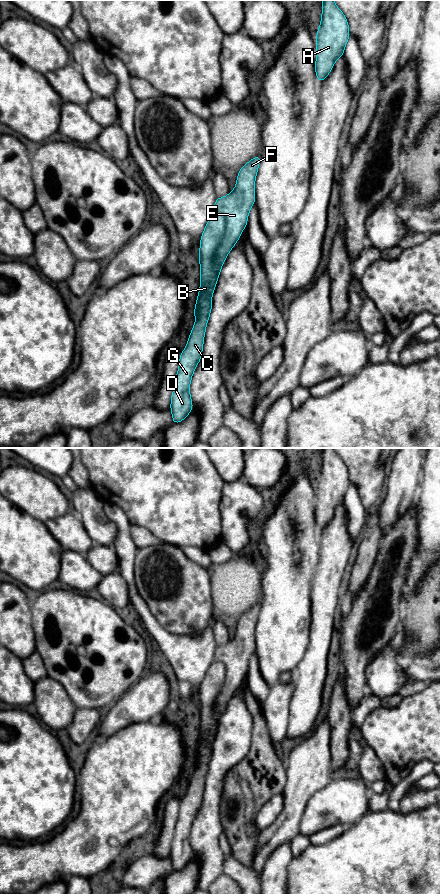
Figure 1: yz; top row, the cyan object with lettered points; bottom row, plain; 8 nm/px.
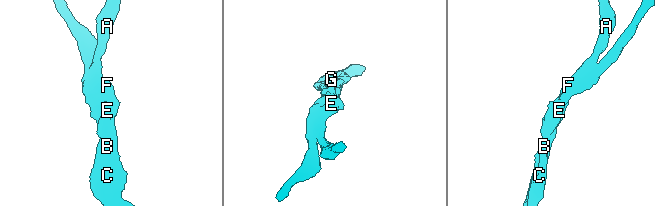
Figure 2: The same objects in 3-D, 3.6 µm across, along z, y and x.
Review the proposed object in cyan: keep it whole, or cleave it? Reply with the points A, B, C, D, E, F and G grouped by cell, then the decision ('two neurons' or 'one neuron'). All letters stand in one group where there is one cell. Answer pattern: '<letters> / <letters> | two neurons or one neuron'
A B C D E F G | one neuron

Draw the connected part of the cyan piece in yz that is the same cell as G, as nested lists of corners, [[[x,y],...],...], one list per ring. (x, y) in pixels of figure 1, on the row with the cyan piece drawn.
[[[259,154],[241,167],[234,190],[225,197],[216,198],[214,212],[200,239],[200,289],[193,313],[196,320],[179,358],[170,404],[173,424],[183,421],[193,409],[190,382],[202,357],[212,295],[221,268],[247,226],[250,209],[255,204],[255,179],[260,160]]]

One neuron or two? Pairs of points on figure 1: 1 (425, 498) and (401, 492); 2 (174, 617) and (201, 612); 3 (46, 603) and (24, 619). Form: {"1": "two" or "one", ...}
{"1": "two", "2": "one", "3": "two"}

